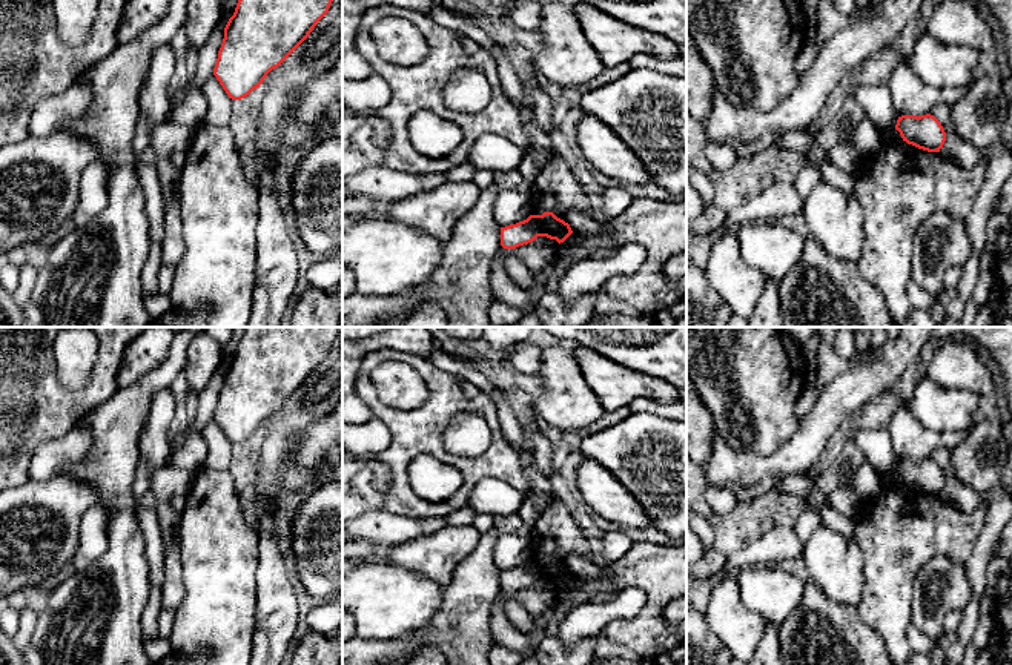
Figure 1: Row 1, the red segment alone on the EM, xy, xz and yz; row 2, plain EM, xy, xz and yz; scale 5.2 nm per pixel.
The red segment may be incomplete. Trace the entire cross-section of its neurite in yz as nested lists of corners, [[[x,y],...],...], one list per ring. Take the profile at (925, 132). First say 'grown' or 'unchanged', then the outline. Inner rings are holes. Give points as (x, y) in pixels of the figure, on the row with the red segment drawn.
unchanged; [[[931,114],[926,115],[901,115],[895,129],[903,141],[928,152],[940,152],[946,141],[946,132],[941,123]]]

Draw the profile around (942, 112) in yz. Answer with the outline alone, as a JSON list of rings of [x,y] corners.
[[[951,104],[934,106],[931,115],[934,115],[941,123],[946,134],[955,134],[954,123],[951,120]]]

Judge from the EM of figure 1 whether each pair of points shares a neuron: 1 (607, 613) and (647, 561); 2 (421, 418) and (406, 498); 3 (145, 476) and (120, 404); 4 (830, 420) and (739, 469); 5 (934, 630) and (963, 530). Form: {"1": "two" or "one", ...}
{"1": "two", "2": "one", "3": "two", "4": "one", "5": "two"}

